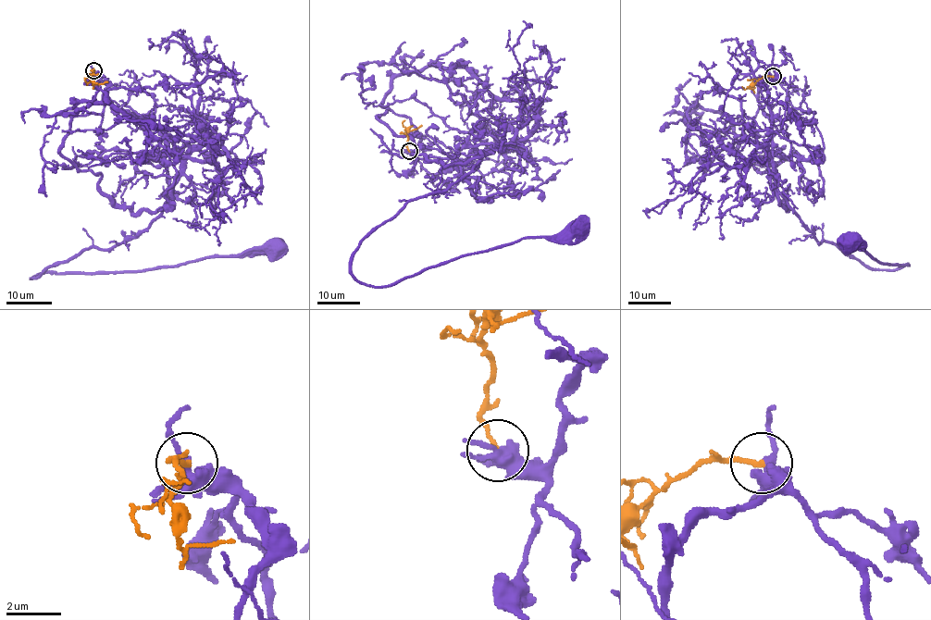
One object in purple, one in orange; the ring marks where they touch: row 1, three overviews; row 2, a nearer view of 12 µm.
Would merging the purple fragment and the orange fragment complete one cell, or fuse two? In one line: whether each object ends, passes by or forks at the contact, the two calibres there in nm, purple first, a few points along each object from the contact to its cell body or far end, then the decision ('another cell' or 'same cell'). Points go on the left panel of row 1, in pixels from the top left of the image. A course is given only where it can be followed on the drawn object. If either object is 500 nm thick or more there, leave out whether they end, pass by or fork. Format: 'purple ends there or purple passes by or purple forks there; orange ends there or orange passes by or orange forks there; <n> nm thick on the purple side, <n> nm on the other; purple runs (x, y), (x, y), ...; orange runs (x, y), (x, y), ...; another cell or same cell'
purple forks there; orange ends there; 280 nm thick on the purple side, 160 nm on the other; purple runs (94, 71), (117, 108), (162, 136), (180, 175), (164, 211), (130, 240), (85, 247), (31, 278), (272, 247); orange runs (94, 71), (92, 69), (93, 83), (107, 81); another cell

